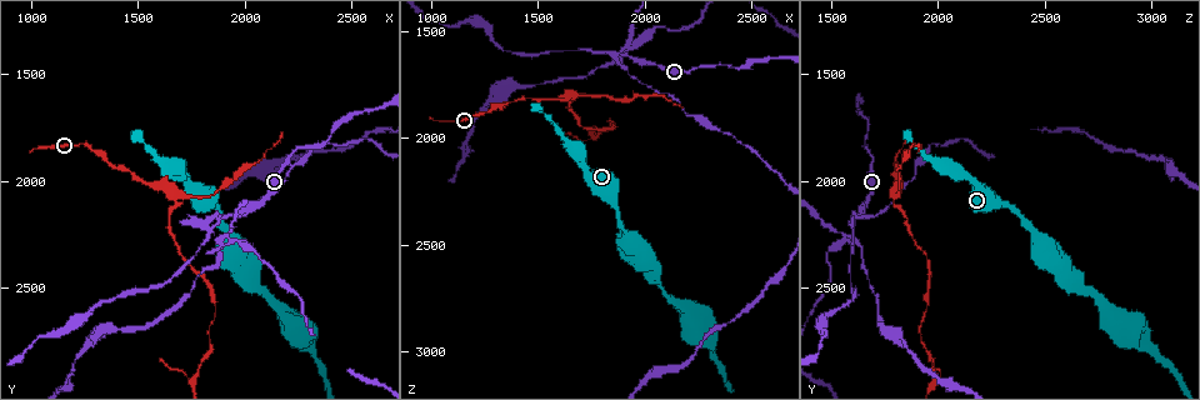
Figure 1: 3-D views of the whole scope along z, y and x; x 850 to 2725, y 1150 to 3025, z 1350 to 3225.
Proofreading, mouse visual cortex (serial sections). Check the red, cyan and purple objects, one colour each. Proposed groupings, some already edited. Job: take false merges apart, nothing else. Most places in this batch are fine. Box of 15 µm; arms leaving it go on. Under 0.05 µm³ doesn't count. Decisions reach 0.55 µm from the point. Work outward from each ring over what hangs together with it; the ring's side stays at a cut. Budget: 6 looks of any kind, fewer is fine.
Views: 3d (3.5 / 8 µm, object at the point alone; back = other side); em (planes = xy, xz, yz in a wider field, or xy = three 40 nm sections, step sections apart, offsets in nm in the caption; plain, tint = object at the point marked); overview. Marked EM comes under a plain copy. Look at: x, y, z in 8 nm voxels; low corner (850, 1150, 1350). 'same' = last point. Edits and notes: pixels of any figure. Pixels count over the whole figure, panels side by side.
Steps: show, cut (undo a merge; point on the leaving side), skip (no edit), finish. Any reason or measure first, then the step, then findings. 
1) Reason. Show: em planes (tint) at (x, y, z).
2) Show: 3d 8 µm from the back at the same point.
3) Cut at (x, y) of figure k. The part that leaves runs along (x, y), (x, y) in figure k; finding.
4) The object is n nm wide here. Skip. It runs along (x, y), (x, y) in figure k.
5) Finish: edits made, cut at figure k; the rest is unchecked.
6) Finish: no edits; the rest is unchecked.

Narrows sharply. Show: 3d 3.5 µm at (1510, 1820, 1890).

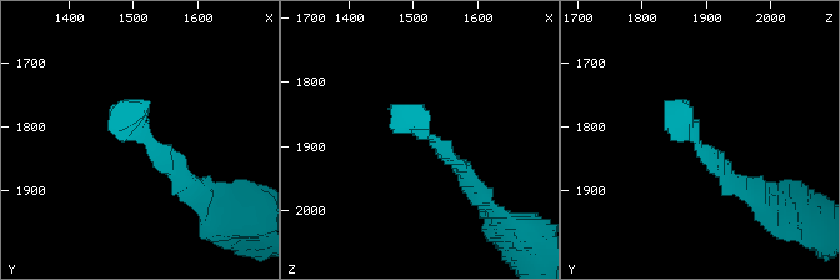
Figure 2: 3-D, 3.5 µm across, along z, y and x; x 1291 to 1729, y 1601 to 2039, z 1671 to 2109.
Show: em planes (tint) at (1520, 1825, 1890).

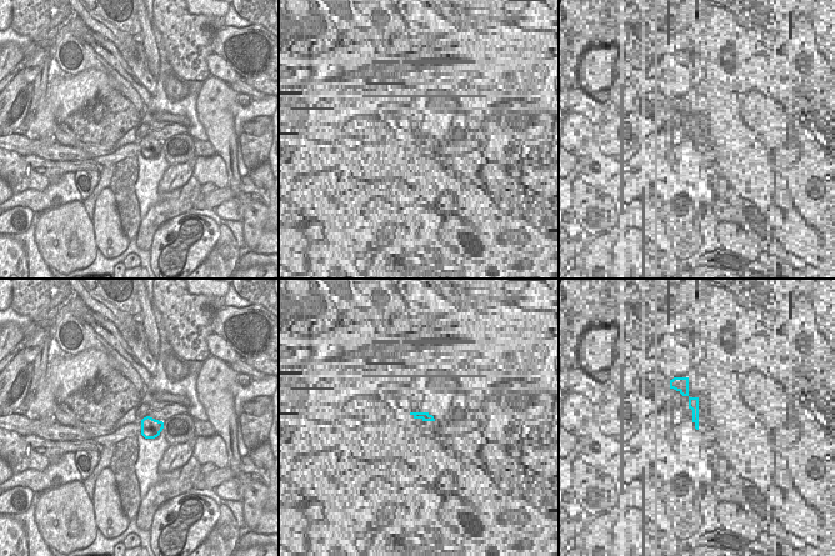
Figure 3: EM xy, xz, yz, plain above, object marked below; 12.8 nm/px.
Skip. It runs along (743, 189), (679, 116), (689, 100) in figure 2; one cell here.

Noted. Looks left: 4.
Calibre changes. Show: em xy step 5 (tint) at (1660, 2070, 1790).

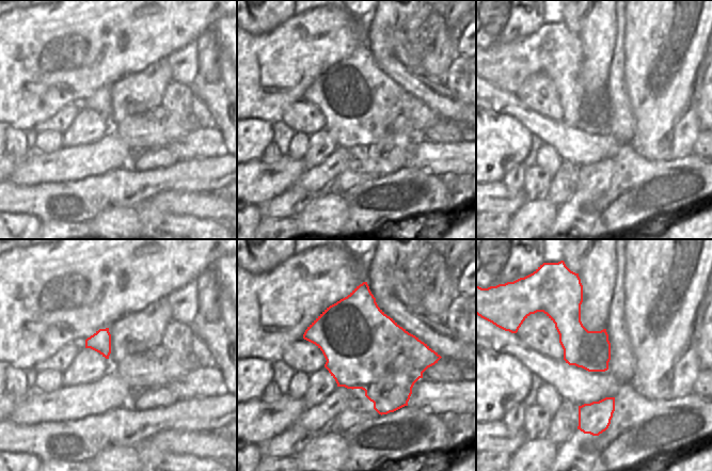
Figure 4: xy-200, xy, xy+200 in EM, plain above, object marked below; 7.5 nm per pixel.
Show: 3d 3.5 µm at the same point.

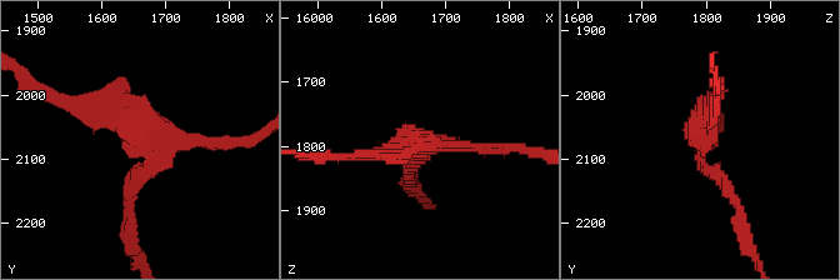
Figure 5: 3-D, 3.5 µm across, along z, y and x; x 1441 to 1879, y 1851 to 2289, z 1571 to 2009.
Cut at (729, 193) of figure 5. The part that leaves runs along (701, 159), (740, 209), (755, 259) in figure 5; two cells meet here.

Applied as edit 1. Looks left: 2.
Finish: edits made, cut at figure 5; the rest is unchecked.

